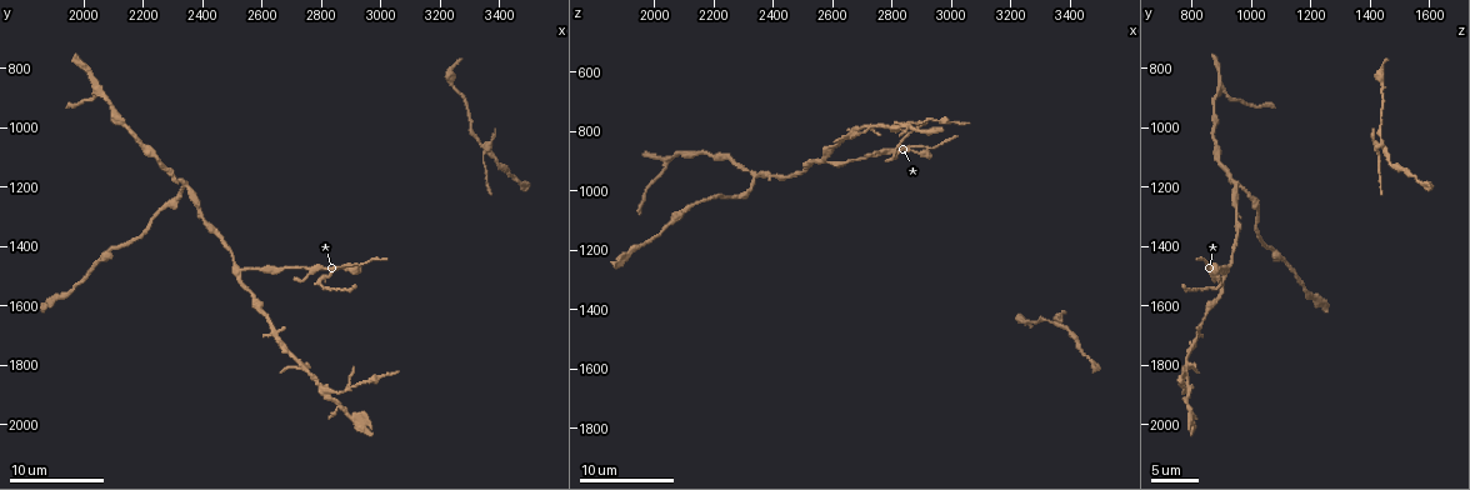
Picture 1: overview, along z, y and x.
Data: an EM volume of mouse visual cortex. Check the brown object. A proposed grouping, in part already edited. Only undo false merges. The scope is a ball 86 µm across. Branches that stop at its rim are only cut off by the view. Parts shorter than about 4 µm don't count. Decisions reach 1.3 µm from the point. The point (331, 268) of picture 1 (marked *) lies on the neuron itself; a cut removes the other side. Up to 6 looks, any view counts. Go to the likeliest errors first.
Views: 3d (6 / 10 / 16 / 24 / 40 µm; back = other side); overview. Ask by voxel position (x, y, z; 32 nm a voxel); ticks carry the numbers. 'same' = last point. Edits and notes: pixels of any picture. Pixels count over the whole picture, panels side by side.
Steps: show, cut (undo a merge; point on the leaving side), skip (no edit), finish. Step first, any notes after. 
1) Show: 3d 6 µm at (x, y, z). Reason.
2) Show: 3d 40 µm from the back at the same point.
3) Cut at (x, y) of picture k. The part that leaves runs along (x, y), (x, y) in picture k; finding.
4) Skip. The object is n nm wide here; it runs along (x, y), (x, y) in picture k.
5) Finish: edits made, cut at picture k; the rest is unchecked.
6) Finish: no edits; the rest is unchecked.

Show: 3d 16 µm at (2830, 1910, 780). Three-way junction.

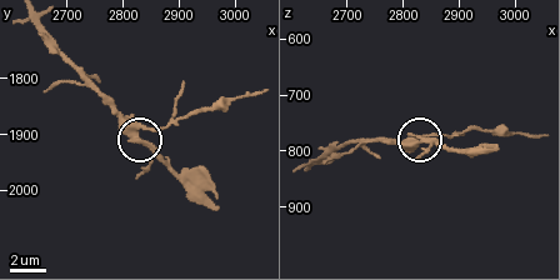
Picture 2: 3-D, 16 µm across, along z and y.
Skip. The object is 370 nm wide here; it runs along (31, 23), (180, 183) in picture 2; one neuron here.

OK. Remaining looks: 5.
Show: 3d 10 µm at (2510, 1500, 900). A fork.

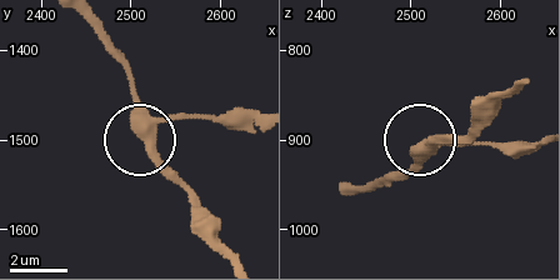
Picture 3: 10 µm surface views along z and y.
Show: 3d 6 µm at (2515, 1495, 910). Closer look.

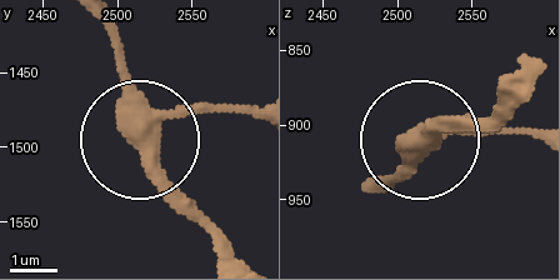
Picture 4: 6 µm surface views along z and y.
Skip. The object is 380 nm wide here; it runs along (258, 114), (174, 114), (141, 138), (150, 161), (218, 230) in picture 4; continuous, no second neuron.

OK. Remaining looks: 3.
Show: 3d 10 µm at (2340, 1190, 960). Three arms meet.

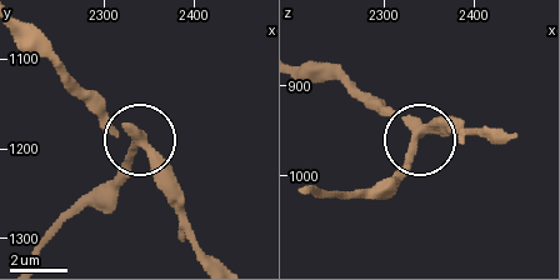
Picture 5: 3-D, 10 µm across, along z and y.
Skip. The side arm is 22 µm long; it runs along (504, 134), (420, 136), (370, 94) in picture 5; one neuron here.

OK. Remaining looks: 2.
Finish: no edits; the rest is unchecked.

